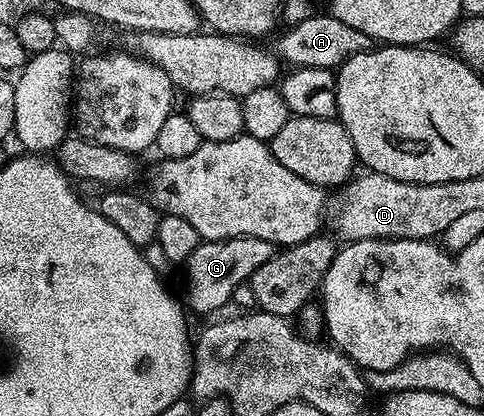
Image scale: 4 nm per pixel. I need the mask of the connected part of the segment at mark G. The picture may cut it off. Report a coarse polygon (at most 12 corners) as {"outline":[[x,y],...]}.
{"outline":[[207,240],[184,261],[188,311],[217,312],[275,245]]}

